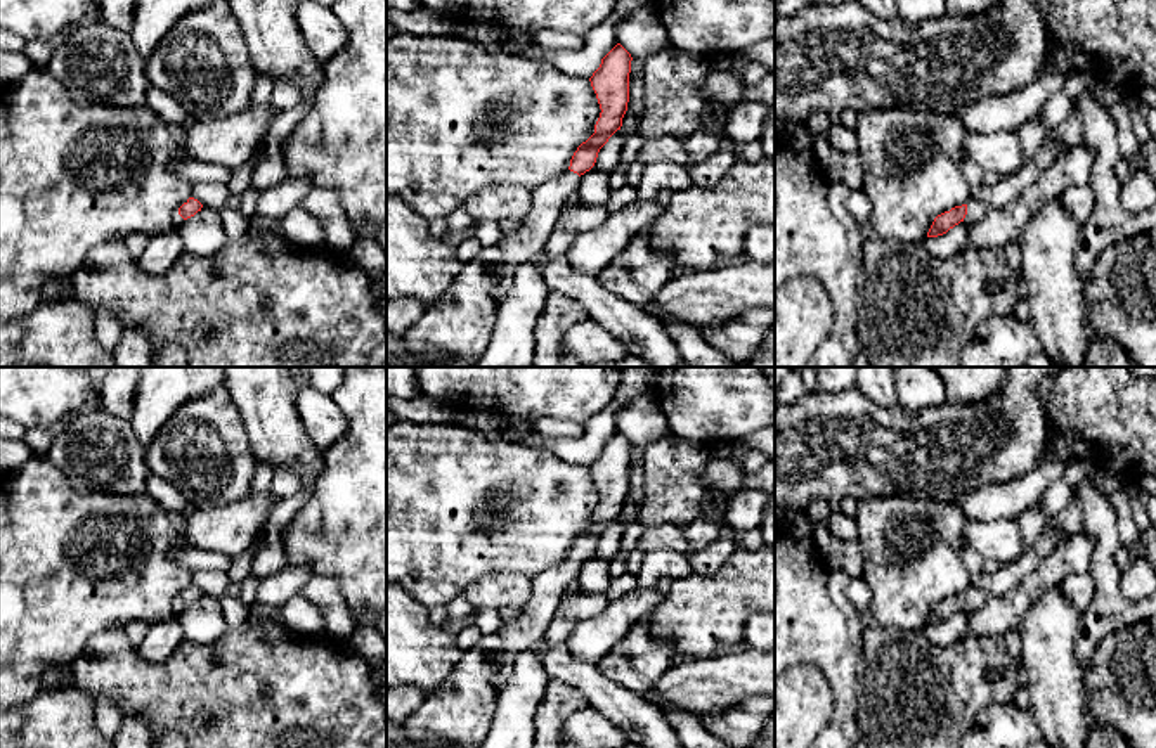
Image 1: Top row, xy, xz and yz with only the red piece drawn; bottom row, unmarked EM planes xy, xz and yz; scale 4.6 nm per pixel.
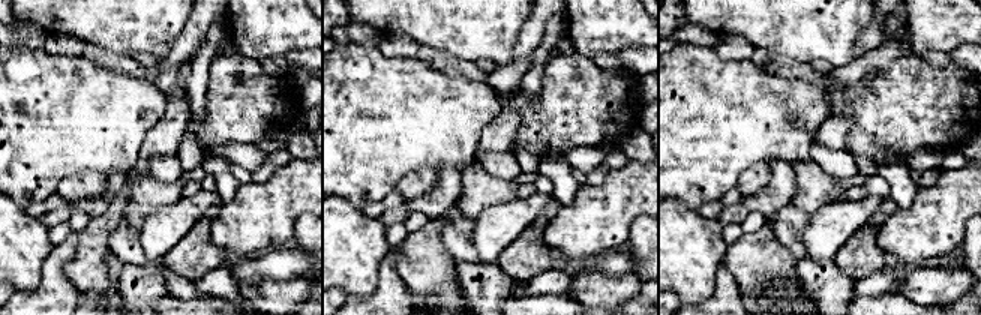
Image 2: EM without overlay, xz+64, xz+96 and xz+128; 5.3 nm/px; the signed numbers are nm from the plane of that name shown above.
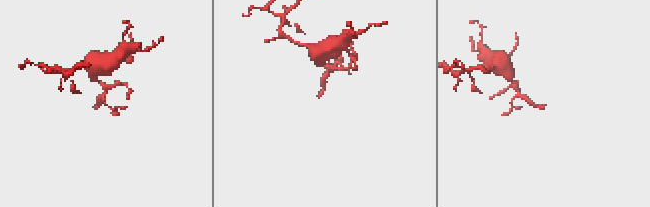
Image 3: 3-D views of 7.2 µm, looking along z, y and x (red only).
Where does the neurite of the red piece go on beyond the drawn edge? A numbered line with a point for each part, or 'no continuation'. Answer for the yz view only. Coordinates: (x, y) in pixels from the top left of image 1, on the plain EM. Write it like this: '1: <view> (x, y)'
1: yz (976, 598)

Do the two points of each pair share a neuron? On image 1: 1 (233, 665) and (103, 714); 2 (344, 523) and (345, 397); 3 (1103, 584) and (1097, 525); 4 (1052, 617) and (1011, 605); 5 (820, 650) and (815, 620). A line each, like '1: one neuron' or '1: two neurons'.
1: two neurons
2: one neuron
3: one neuron
4: two neurons
5: one neuron

